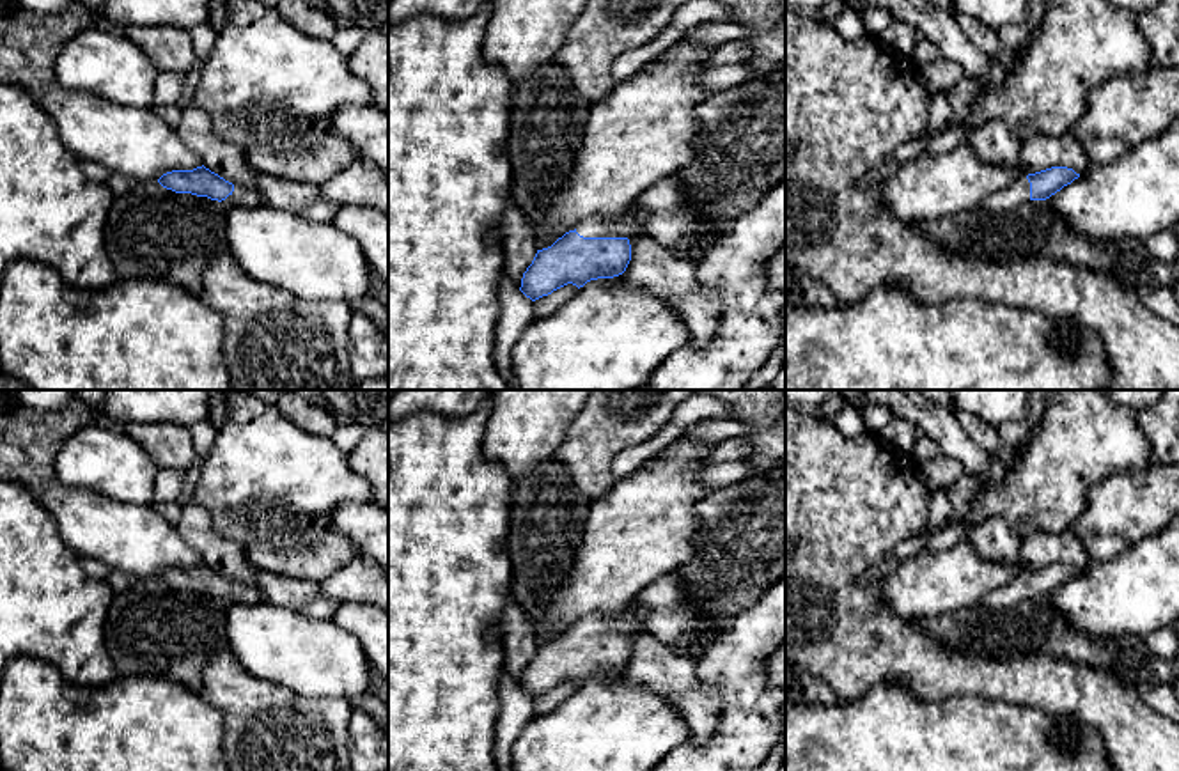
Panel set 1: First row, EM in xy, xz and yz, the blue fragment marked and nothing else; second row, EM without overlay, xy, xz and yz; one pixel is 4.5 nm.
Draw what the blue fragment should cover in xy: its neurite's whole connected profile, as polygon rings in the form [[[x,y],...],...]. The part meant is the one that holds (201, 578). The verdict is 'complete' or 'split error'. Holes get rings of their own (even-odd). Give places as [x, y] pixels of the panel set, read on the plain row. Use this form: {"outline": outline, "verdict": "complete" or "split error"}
{"outline": [[[197,564],[193,567],[172,567],[163,571],[158,580],[176,590],[191,590],[222,599],[225,604],[232,603],[261,603],[266,601],[264,592],[255,587],[246,587],[232,581],[211,569],[209,565]]], "verdict": "split error"}

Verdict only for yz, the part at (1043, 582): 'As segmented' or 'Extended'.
Extended

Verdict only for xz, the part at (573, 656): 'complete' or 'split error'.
split error

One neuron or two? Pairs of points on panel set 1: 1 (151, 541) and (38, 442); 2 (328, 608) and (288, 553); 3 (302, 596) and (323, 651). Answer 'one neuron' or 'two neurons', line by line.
1: one neuron
2: two neurons
3: two neurons

